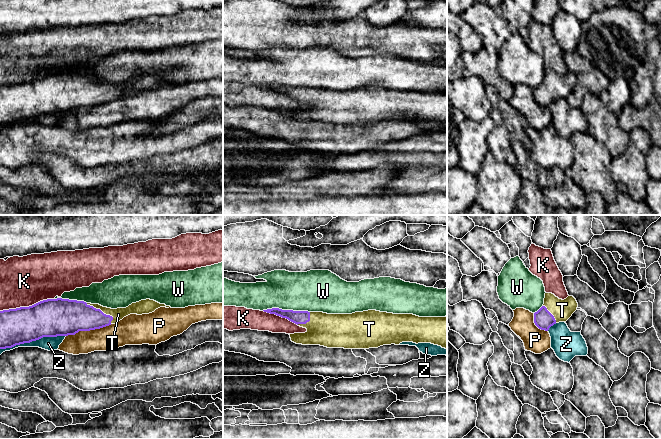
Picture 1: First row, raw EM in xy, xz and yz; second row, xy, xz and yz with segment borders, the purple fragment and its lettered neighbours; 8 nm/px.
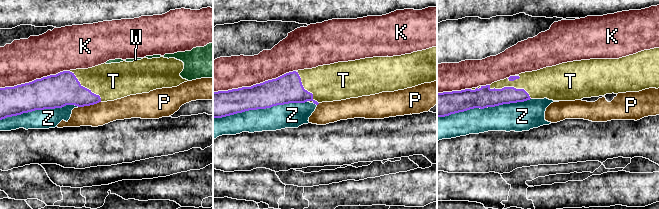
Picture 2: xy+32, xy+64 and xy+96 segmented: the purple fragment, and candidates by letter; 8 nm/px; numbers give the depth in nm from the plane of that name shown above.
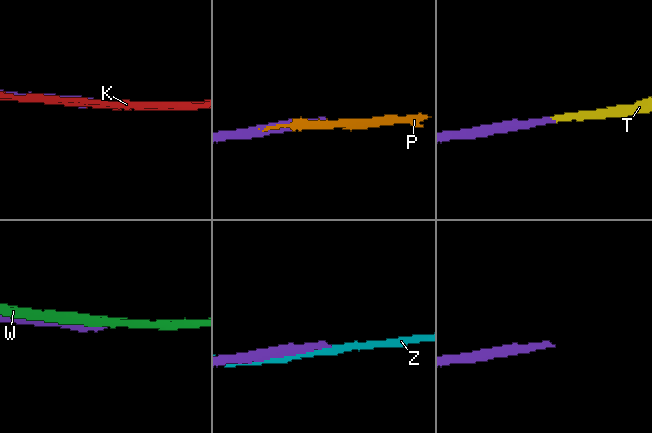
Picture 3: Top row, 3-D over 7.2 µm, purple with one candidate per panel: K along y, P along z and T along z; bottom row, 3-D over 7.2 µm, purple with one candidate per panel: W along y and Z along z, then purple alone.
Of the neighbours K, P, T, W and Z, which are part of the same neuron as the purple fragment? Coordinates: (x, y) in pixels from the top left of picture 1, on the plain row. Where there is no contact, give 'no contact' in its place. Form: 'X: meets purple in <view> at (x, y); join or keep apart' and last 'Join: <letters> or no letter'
K: meets purple in xy at (26, 83); keep apart
P: meets purple in xy at (88, 106); keep apart
T: meets purple in xy at (101, 87); join
W: meets purple in xz at (286, 86); keep apart
Z: meets purple in xy at (32, 116); keep apart
Join: T

